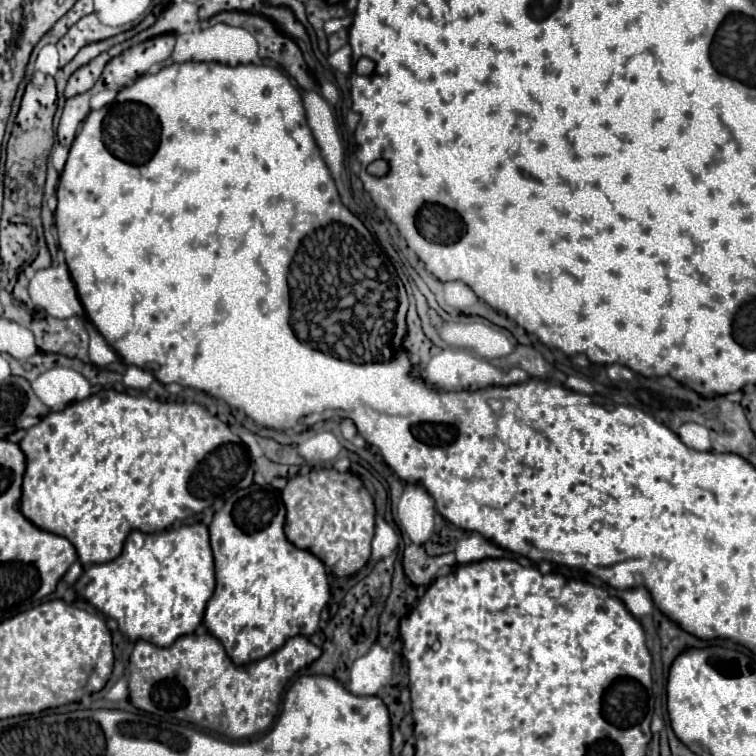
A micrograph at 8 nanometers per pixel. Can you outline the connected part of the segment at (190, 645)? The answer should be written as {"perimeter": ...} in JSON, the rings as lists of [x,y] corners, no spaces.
{"perimeter":[[[210,633],[178,637],[170,647],[138,641],[128,665],[130,701],[136,709],[188,721],[230,739],[260,735],[276,717],[284,685],[300,669],[314,663],[320,653],[306,637],[296,635],[268,657],[248,663],[248,667],[236,667],[224,653],[222,643]]]}

